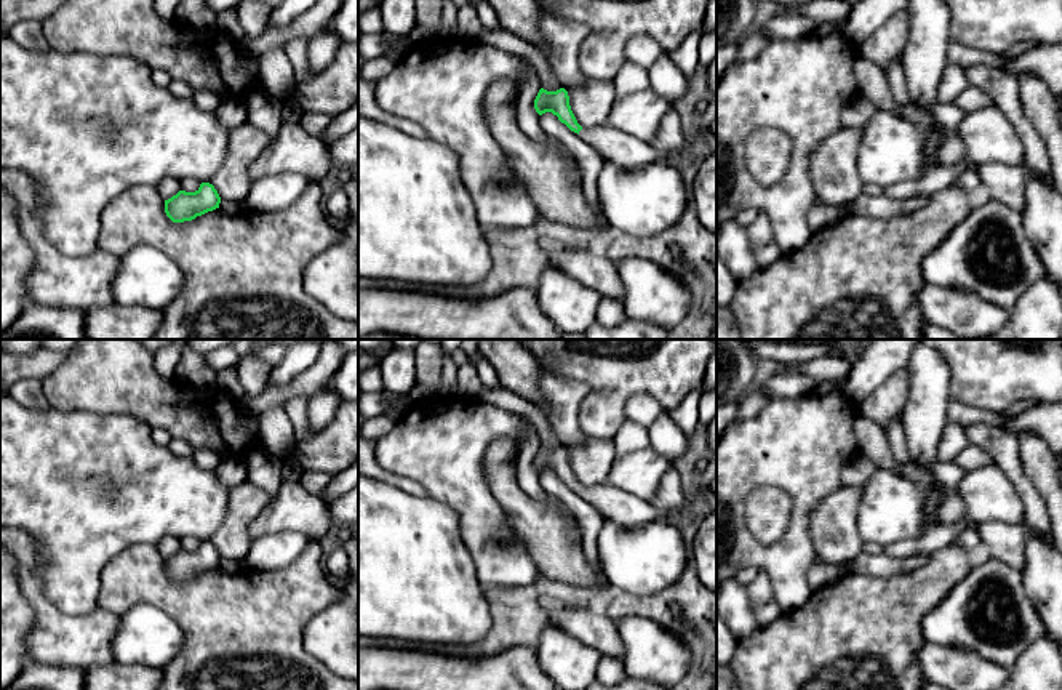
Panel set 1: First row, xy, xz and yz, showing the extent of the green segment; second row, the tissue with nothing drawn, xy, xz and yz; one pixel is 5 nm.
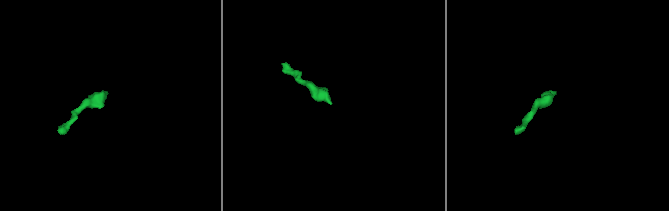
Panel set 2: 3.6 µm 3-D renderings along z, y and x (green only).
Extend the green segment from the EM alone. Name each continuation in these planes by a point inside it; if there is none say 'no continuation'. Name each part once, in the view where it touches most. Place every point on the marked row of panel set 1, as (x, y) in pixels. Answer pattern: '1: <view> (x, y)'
1: xz (616, 146)

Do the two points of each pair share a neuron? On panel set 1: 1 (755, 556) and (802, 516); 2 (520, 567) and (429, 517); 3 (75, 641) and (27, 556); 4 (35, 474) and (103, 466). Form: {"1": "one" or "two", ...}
{"1": "one", "2": "two", "3": "one", "4": "one"}

